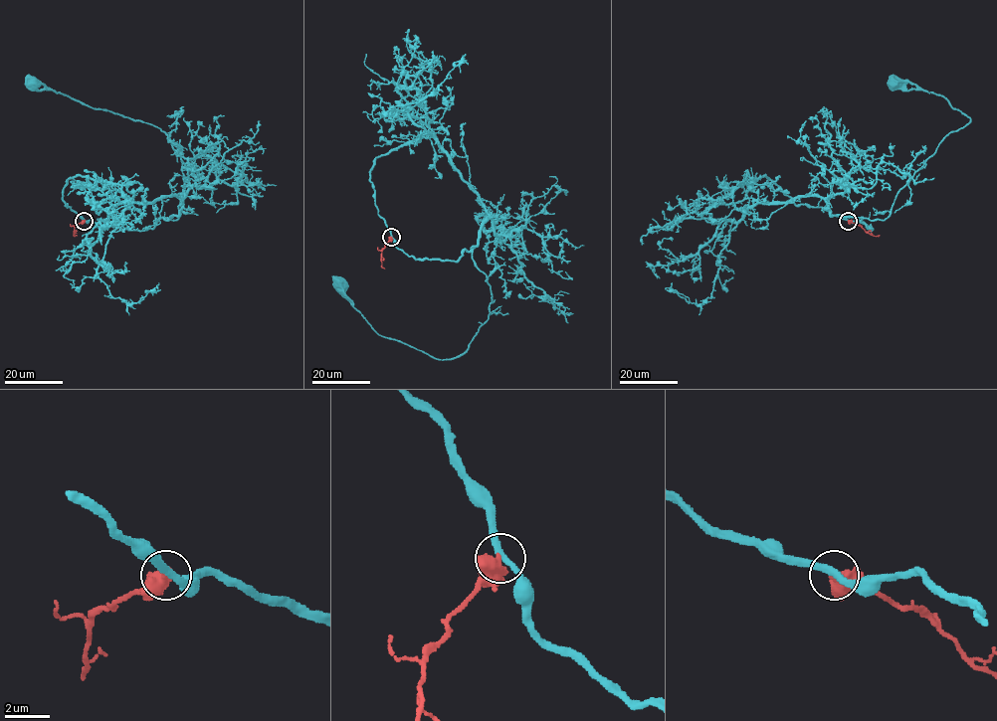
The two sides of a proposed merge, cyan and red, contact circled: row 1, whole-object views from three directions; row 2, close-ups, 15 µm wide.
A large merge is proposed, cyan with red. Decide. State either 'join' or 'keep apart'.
keep apart

